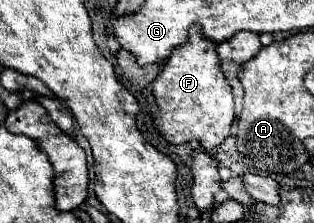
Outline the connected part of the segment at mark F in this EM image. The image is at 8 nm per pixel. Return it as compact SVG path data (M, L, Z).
M193 29L189 45L175 49L169 61L163 63L159 77L153 81L153 95L159 107L159 111L153 115L153 127L169 143L179 145L197 141L197 147L213 149L227 139L235 121L231 87L221 73L215 45L209 45L209 41L201 37L199 29Z

